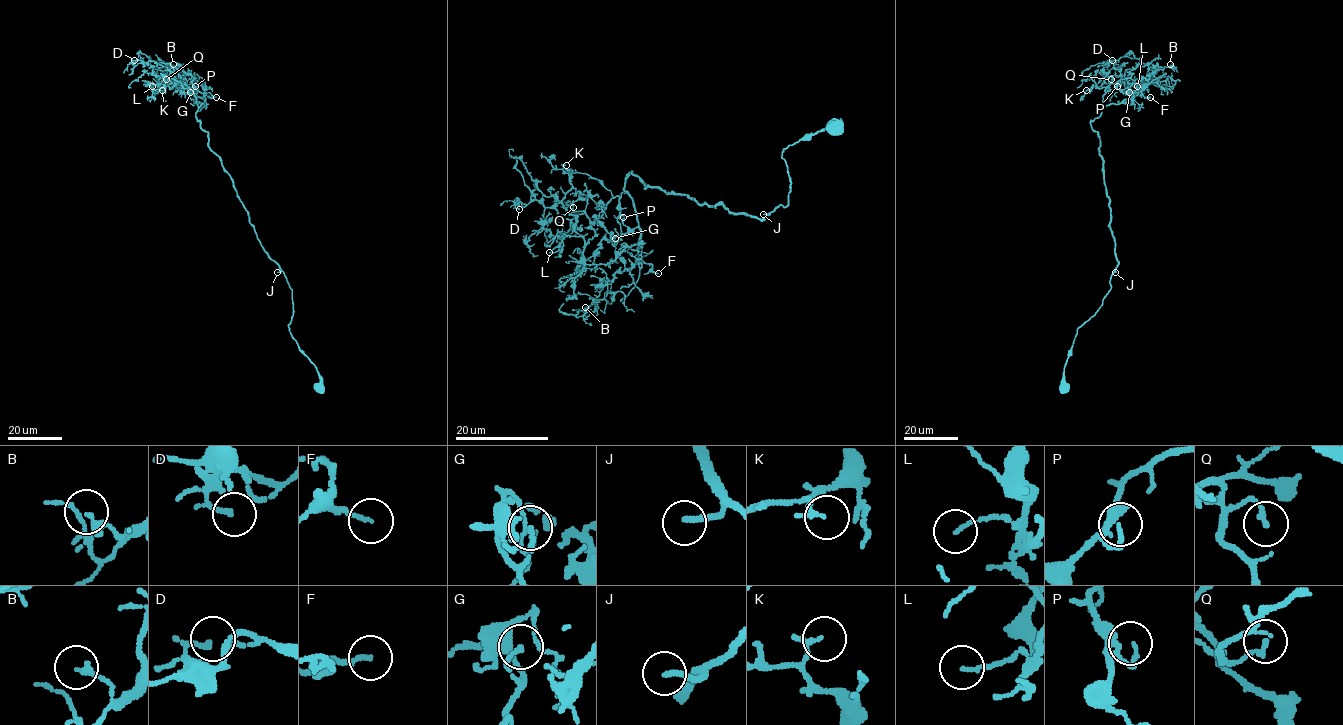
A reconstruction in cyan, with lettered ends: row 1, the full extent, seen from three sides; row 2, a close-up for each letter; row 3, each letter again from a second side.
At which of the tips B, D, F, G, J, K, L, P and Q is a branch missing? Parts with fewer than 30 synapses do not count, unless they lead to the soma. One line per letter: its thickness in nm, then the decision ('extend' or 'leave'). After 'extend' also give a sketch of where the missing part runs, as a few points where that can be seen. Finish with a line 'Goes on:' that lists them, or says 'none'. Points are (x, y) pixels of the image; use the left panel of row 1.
B: 200 nm thick; leave
D: 100 nm thick; leave
F: 140 nm thick; leave
G: 140 nm thick; leave
J: 200 nm thick; extend; missing branch runs (277, 272), (264, 275), (234, 224), (229, 183), (240, 155), (243, 159), (229, 151)
K: 170 nm thick; leave
L: 110 nm thick; leave
P: 130 nm thick; leave
Q: 170 nm thick; leave
Goes on: J

